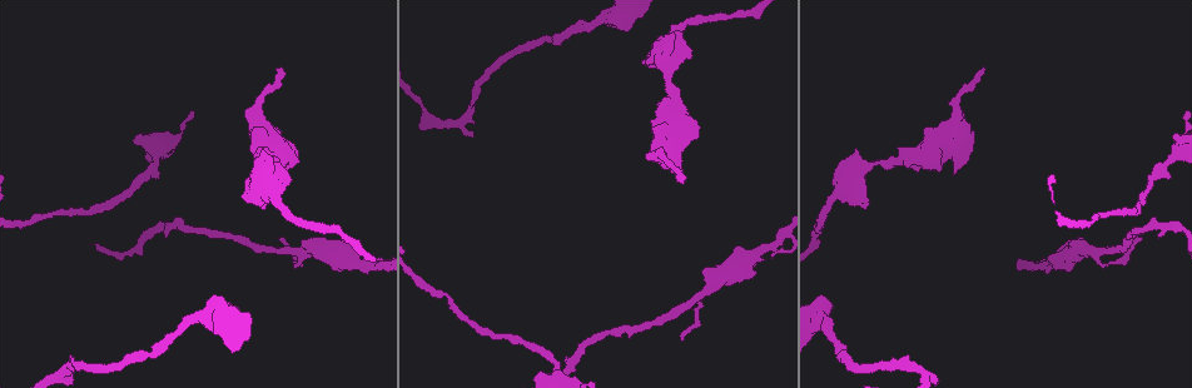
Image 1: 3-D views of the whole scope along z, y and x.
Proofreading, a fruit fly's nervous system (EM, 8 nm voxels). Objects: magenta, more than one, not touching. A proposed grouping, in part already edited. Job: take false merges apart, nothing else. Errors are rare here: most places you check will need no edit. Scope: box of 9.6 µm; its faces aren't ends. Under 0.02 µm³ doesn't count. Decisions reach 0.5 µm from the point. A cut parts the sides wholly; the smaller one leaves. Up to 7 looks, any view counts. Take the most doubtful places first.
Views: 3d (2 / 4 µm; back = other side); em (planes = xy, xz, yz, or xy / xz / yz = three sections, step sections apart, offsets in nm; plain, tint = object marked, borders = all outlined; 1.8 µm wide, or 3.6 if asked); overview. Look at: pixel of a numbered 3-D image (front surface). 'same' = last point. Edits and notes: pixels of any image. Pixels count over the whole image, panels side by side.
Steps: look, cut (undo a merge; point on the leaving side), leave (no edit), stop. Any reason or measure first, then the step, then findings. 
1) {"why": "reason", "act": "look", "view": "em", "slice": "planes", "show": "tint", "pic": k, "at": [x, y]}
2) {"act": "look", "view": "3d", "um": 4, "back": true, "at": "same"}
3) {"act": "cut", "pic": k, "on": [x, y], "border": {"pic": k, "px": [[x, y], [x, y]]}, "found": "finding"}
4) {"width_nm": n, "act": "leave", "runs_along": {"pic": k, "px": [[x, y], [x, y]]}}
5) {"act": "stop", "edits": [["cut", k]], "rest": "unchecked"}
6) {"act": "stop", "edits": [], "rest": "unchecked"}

{"why": "calibre changes", "act": "look", "view": "3d", "um": 4, "pic": 1, "at": [819, 316]}

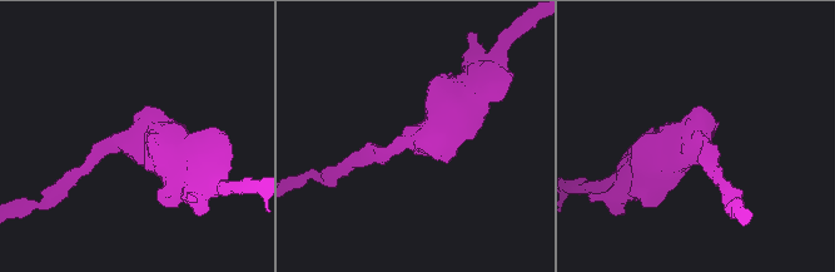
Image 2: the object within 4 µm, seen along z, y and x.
{"act": "look", "view": "em", "um": 3.6, "slice": "xy", "step": 8, "show": "tint", "pic": 2, "at": [138, 140]}

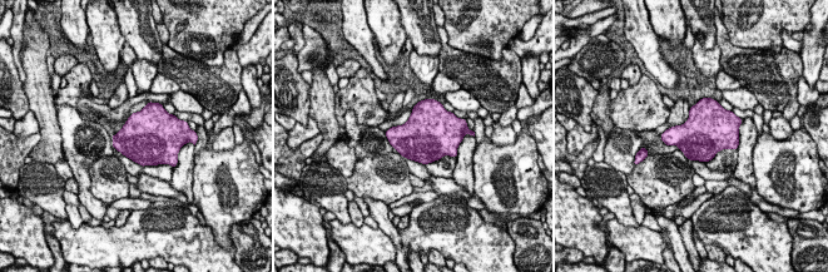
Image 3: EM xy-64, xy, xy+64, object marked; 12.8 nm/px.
{"act": "leave", "found": "all the same neuron"}

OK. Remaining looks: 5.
{"why": "thick turns thin", "act": "look", "view": "em", "slice": "planes", "show": "tint", "pic": 1, "at": [746, 258]}

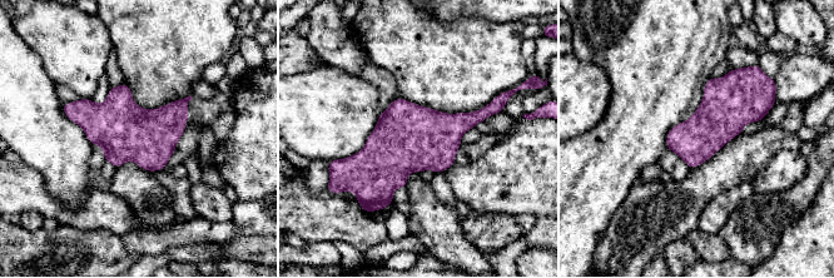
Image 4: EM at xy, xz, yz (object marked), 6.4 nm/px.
{"act": "leave", "found": "continuous, no second neuron"}

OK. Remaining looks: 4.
{"why": "sudden change in width", "act": "look", "view": "em", "um": 3.6, "slice": "xy", "step": 16, "show": "tint", "pic": 1, "at": [278, 154]}

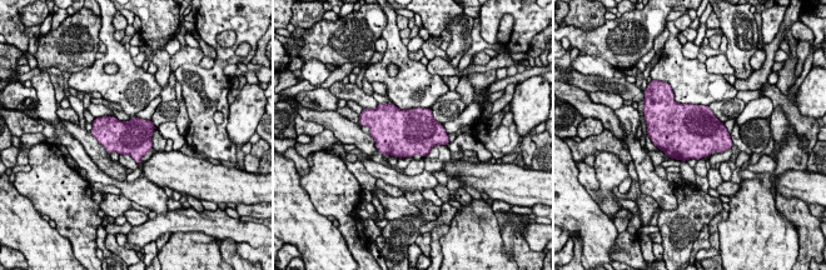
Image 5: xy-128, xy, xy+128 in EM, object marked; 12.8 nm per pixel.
{"width_nm": 460, "act": "leave", "found": "continuous, no second neuron"}

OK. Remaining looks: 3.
{"act": "stop", "edits": [], "rest": "unchecked"}

